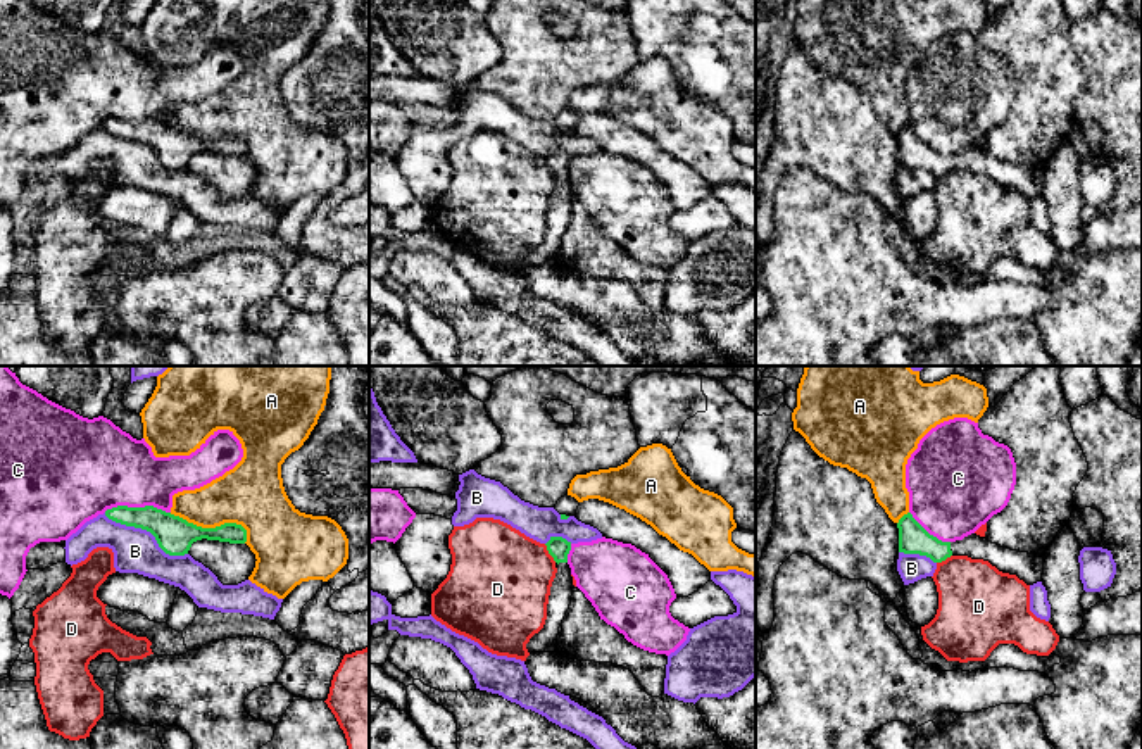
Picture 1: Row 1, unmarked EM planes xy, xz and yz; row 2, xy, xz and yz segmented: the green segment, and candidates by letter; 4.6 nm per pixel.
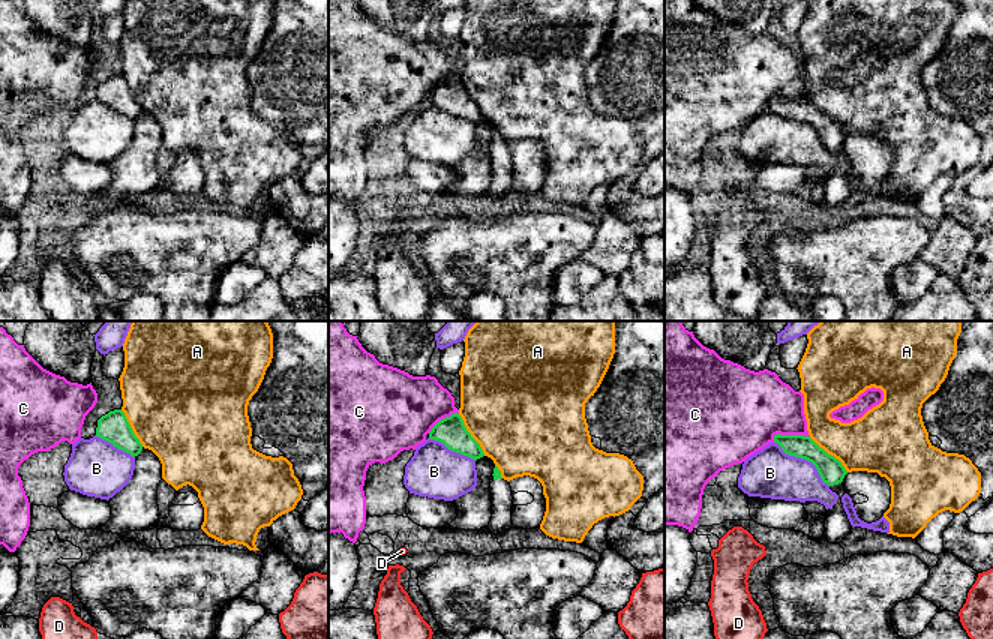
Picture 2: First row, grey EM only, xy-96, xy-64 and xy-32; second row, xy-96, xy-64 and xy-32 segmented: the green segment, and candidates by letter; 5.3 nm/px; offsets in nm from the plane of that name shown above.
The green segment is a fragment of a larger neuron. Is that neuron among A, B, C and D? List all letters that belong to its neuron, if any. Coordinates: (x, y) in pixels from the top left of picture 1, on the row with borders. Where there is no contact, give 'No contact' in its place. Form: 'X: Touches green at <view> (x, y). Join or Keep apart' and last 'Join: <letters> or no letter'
A: Touches green at xy (213, 528). Keep apart
B: Touches green at xy (147, 530). Keep apart
C: Touches green at xy (137, 508). Keep apart
D: Touches green at xz (549, 553). Keep apart
Join: no letter

